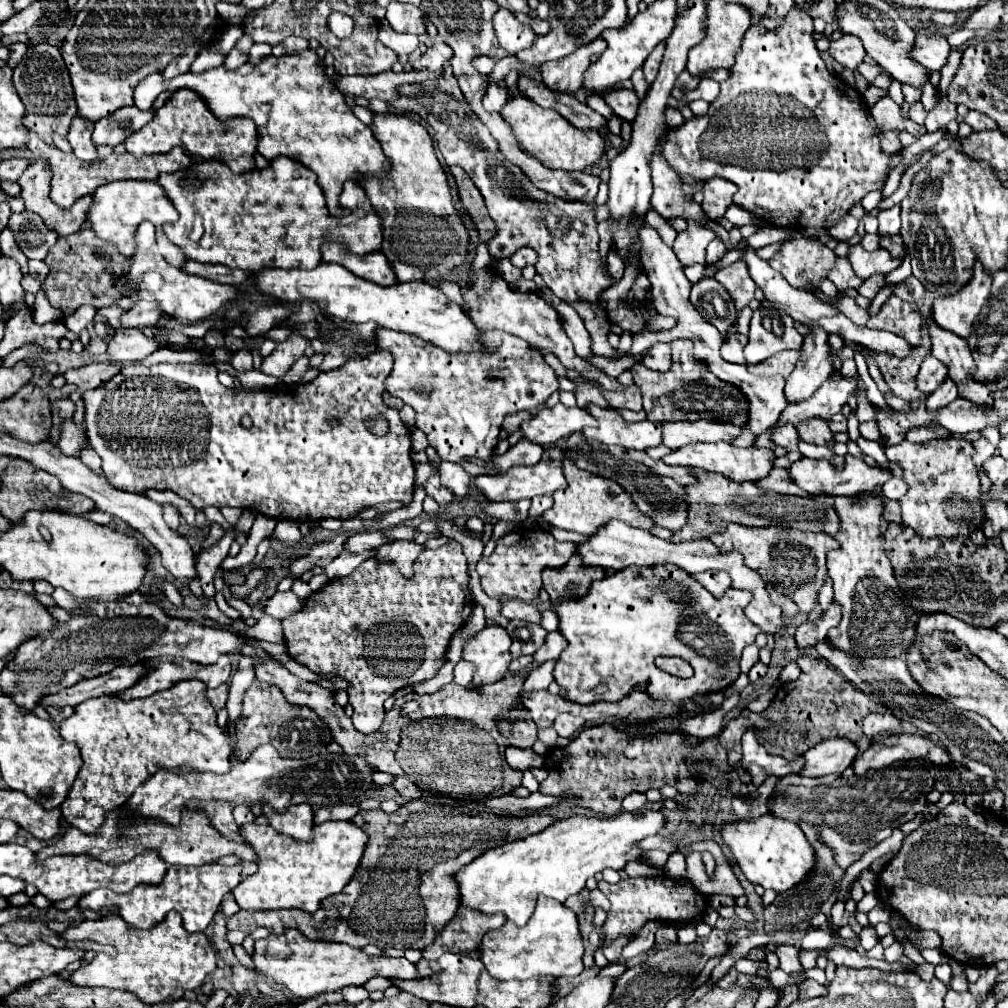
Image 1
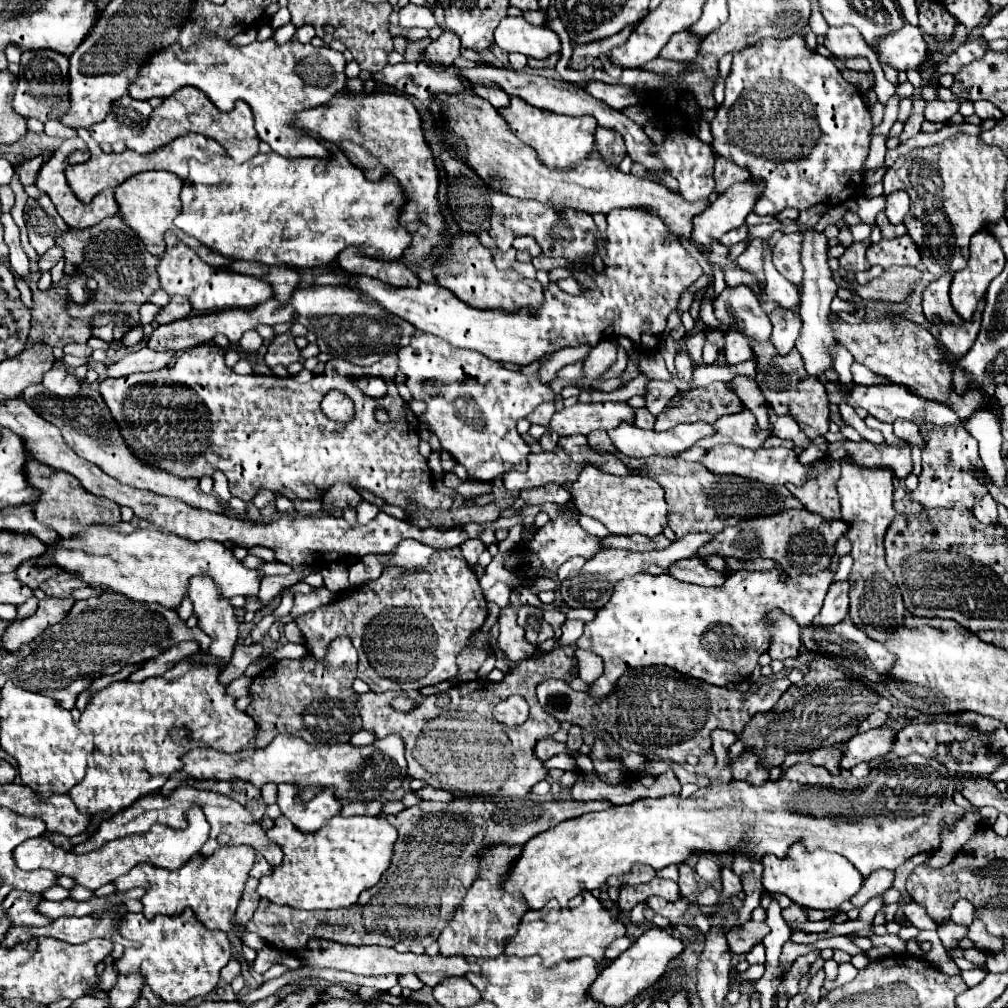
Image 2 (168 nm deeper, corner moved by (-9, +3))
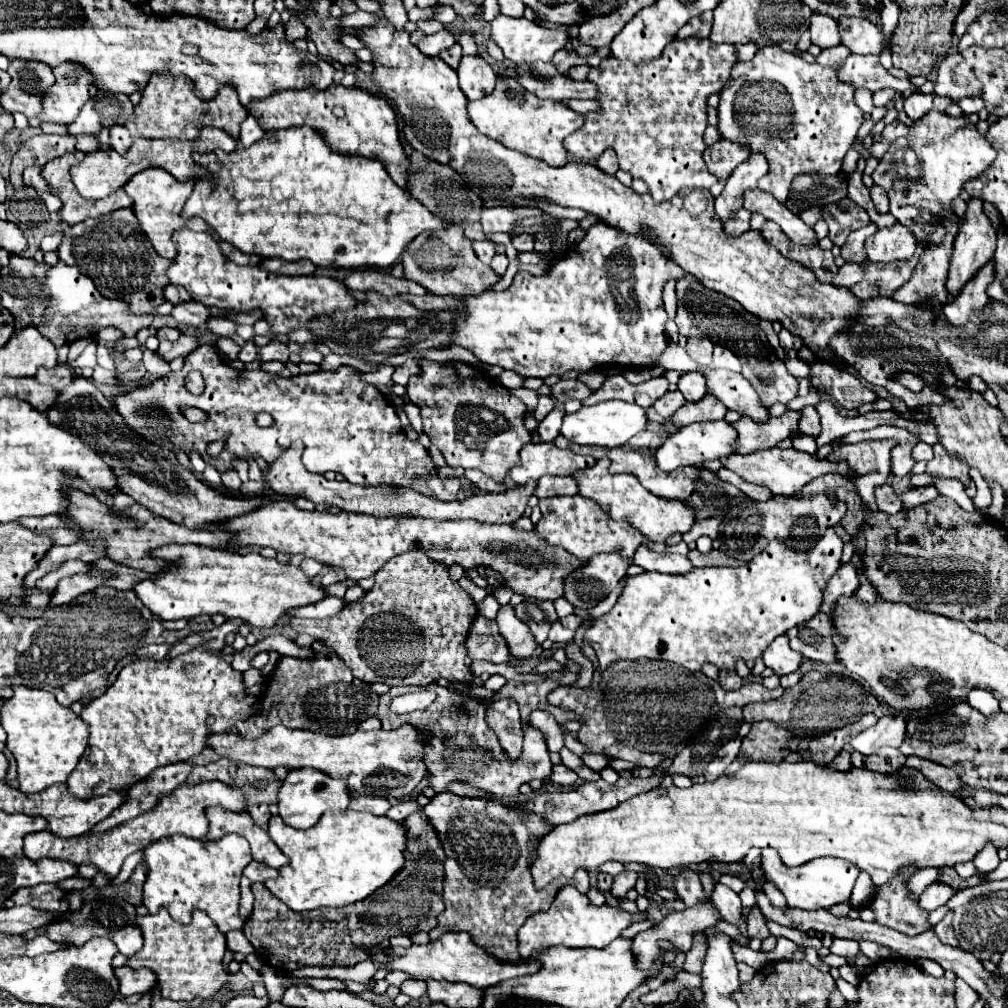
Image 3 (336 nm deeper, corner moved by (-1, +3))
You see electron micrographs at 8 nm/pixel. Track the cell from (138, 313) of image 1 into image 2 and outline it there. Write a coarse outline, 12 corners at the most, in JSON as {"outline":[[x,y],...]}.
{"outline":[[181,295],[161,307],[155,323],[171,323],[191,315],[191,303]]}

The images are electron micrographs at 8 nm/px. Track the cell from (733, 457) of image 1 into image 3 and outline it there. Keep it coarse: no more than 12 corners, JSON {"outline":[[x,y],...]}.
{"outline":[[763,449],[721,459],[773,495],[795,495],[815,477],[853,477],[845,461]]}

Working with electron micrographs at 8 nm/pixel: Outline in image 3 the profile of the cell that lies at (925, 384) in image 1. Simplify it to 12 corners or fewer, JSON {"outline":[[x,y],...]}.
{"outline":[[995,261],[983,265],[959,295],[943,305],[951,325],[989,303],[987,287],[995,281]]}

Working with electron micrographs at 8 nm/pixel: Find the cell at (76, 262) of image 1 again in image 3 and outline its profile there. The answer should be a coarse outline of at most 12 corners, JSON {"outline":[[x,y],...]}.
{"outline":[[131,207],[67,227],[59,259],[139,315],[171,261]]}

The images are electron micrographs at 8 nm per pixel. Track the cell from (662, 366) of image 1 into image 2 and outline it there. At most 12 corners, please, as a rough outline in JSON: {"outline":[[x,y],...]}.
{"outline":[[683,351],[675,355],[675,371],[691,379],[693,363]]}

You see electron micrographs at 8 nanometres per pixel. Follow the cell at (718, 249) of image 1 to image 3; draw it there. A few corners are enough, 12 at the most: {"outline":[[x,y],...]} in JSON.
{"outline":[[737,211],[725,223],[729,235],[749,229],[751,213]]}

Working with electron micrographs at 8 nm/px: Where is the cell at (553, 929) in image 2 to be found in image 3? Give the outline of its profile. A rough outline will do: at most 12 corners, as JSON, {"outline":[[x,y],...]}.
{"outline":[[561,887],[519,929],[519,953],[607,947],[647,911],[595,907]]}

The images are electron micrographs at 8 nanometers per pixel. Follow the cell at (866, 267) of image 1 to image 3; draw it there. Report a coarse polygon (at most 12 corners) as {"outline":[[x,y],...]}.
{"outline":[[909,227],[877,229],[867,259],[891,263],[913,257],[919,241]]}

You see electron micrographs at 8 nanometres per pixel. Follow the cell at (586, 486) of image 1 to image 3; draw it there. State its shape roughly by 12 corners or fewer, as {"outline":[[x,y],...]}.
{"outline":[[607,457],[577,471],[579,493],[663,543],[695,523],[695,507],[651,495]]}

